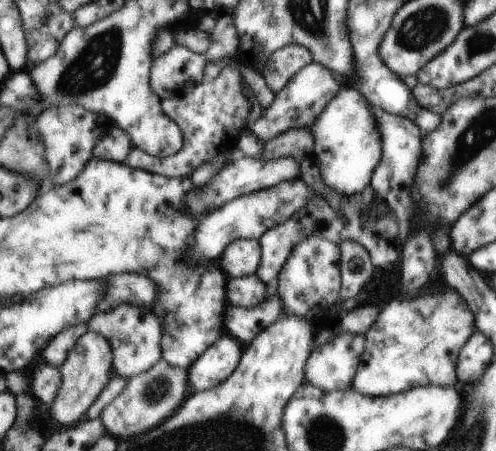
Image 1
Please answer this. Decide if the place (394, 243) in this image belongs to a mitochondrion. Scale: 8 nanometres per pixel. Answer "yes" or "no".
no

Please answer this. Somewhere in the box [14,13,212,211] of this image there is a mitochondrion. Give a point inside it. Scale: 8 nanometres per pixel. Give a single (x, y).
(96, 64)

